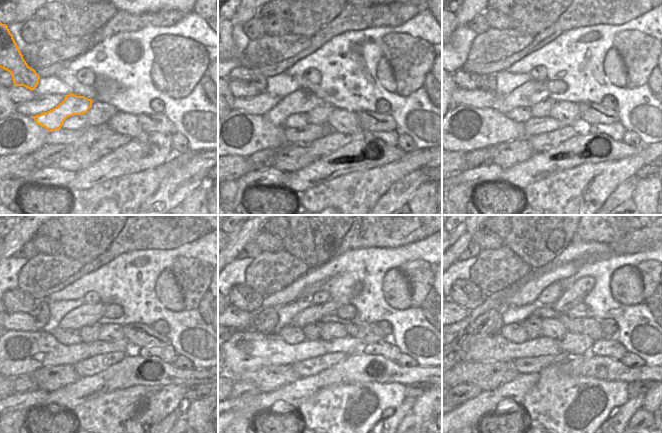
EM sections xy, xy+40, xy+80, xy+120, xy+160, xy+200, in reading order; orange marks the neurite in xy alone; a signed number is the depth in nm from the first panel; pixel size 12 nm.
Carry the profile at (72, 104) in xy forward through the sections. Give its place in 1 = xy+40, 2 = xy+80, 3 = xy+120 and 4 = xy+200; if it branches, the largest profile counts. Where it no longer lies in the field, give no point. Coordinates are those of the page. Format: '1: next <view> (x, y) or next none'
1: next xy+40 (301, 100)
2: next xy+80 (532, 92)
3: next xy+120 (87, 314)
4: next xy+200 (543, 311)

